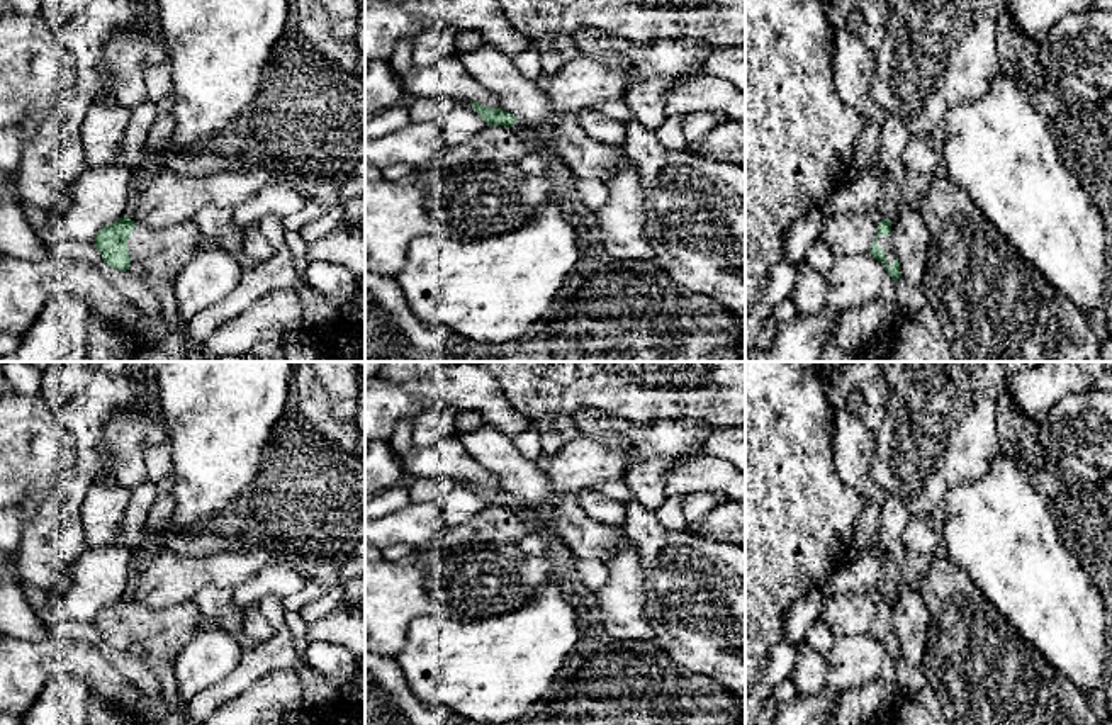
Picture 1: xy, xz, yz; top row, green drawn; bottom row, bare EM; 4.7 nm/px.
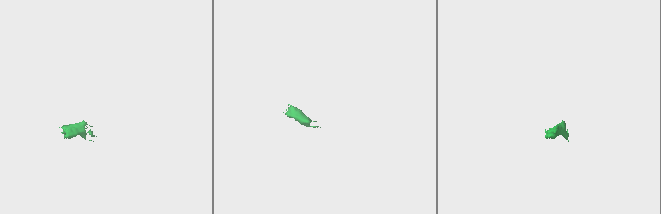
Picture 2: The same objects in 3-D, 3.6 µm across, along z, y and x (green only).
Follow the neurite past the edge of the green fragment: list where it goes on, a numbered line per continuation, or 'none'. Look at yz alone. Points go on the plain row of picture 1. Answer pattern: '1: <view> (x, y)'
1: yz (883, 622)

